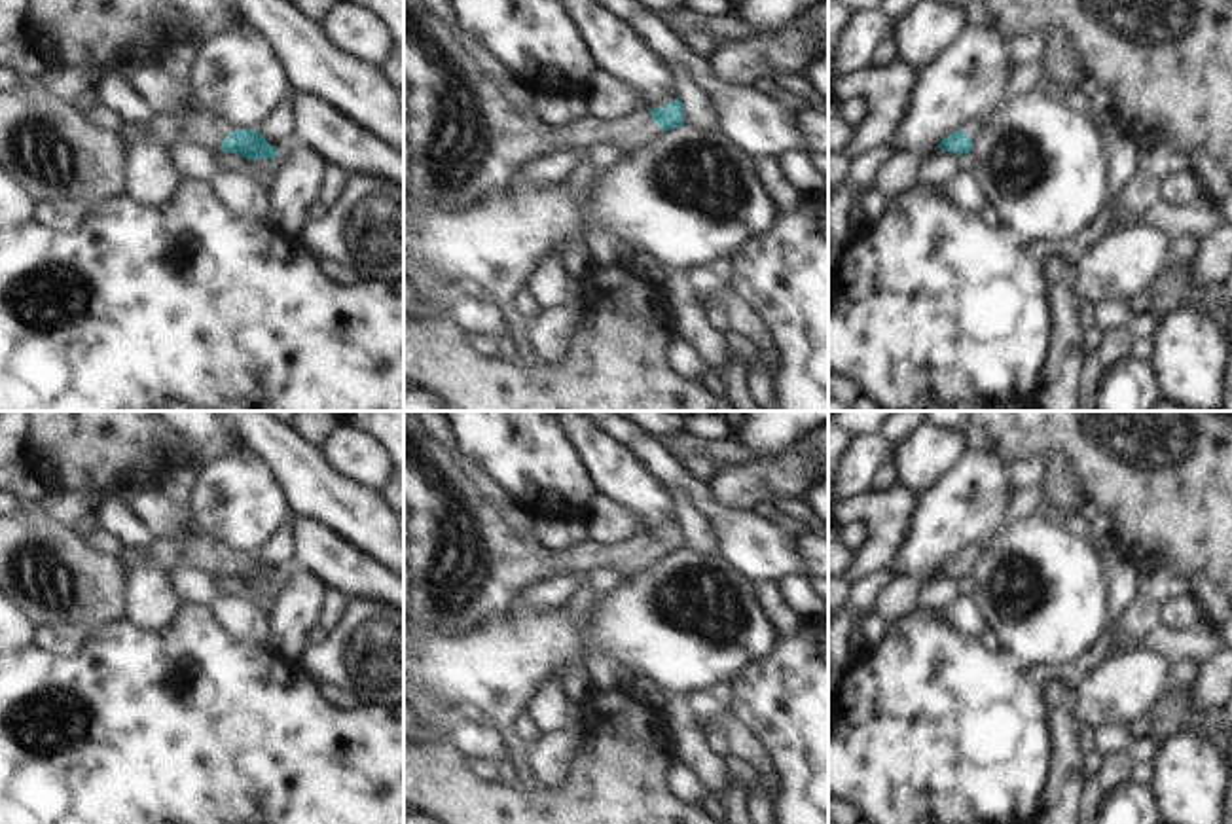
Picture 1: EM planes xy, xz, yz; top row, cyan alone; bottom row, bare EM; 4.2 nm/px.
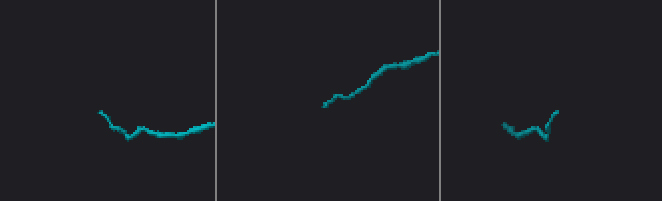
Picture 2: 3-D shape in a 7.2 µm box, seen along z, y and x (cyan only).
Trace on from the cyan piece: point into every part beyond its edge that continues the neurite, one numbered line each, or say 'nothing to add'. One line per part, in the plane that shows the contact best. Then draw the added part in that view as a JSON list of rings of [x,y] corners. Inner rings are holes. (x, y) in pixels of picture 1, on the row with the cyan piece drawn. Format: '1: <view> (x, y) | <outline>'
1: xz (471, 141) | [[[404,0],[404,76],[411,87],[406,112],[415,150],[408,205],[417,212],[476,206],[502,191],[529,161],[557,150],[603,142],[629,155],[661,131],[644,108],[622,119],[588,116],[565,127],[550,125],[538,112],[523,114],[426,0]]]

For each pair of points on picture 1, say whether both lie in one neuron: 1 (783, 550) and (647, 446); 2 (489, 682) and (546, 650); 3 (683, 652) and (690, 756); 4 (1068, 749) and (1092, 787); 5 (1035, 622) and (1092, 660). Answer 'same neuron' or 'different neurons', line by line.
1: same neuron
2: same neuron
3: same neuron
4: different neurons
5: different neurons

